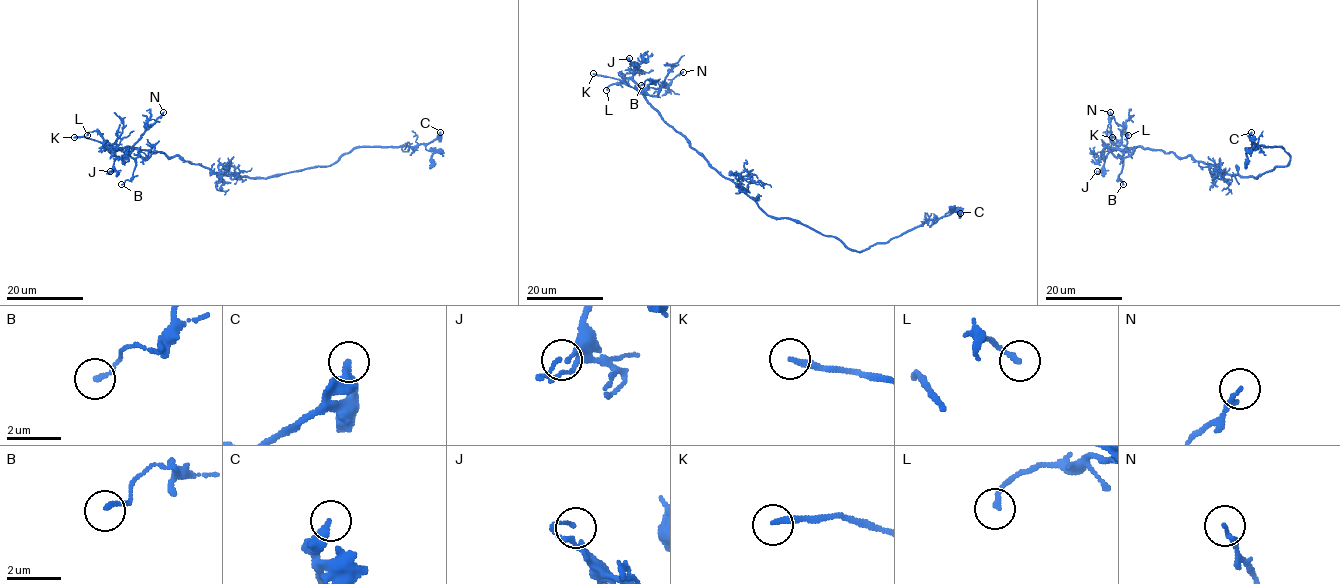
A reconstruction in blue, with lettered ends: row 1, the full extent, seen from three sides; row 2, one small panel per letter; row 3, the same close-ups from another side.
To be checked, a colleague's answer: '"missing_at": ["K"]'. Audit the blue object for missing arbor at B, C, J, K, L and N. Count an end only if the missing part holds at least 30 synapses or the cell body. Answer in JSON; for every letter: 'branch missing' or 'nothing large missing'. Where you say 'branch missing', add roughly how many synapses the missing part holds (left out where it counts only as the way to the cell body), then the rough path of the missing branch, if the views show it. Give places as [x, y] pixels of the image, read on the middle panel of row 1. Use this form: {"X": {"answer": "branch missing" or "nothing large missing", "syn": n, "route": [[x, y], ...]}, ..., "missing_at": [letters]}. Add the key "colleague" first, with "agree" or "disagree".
{"colleague": "agree", "B": {"answer": "nothing large missing"}, "C": {"answer": "nothing large missing"}, "J": {"answer": "nothing large missing"}, "K": {"answer": "branch missing"}, "L": {"answer": "nothing large missing"}, "N": {"answer": "nothing large missing"}, "missing_at": ["K"]}

